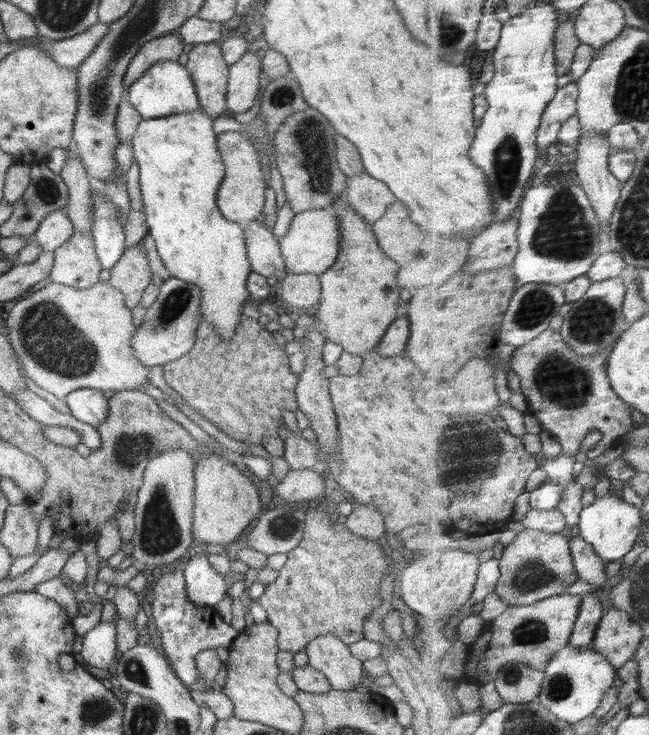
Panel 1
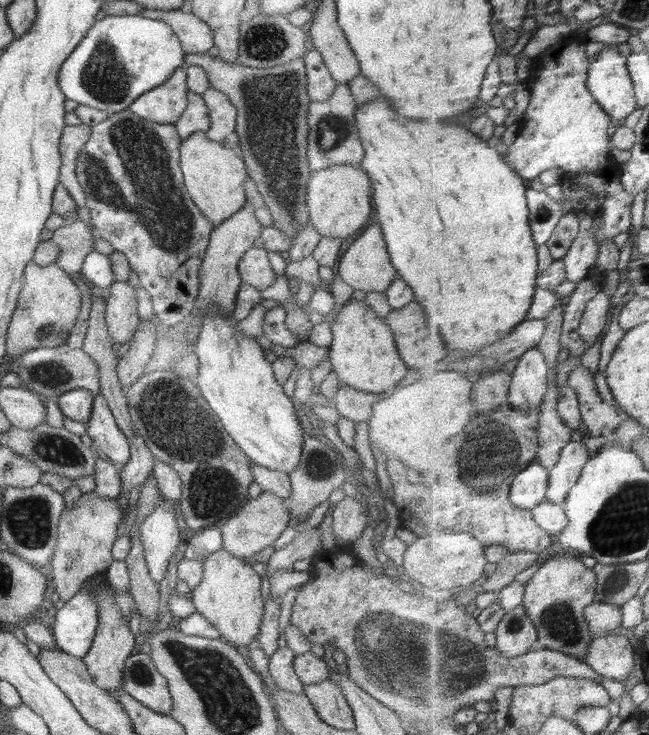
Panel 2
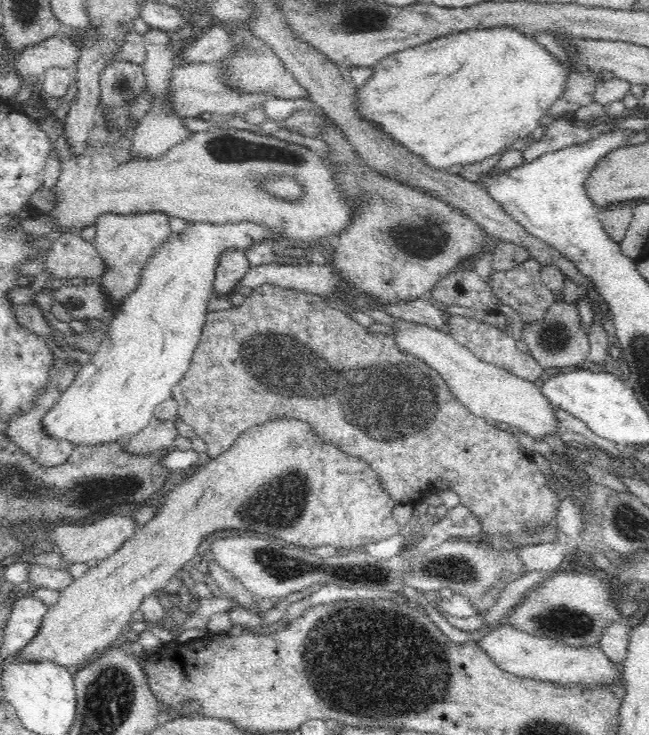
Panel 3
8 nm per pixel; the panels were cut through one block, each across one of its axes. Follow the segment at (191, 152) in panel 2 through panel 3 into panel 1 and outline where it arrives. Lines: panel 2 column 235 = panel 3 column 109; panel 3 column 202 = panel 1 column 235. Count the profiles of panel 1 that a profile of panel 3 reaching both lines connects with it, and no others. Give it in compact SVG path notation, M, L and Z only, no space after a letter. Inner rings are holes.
M240 131L217 135L218 150L223 160L225 175L217 192L217 205L224 218L246 224L259 218L264 206L264 190L268 186L262 175L257 150Z

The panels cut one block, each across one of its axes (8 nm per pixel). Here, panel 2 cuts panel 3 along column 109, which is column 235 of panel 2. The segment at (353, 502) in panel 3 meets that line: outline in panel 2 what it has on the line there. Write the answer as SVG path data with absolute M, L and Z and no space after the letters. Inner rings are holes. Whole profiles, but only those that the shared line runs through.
M223 548L204 558L203 569L202 580L191 591L196 612L215 626L226 643L235 648L255 646L265 610L261 576L244 559L232 556Z

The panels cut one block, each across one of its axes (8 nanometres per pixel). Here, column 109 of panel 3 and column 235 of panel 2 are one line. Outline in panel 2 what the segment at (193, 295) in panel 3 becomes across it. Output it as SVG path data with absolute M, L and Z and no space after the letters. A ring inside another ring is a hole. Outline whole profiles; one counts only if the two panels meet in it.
M212 306L200 325L202 330L192 349L199 360L196 381L202 396L251 462L287 475L294 472L302 460L306 434L300 426L298 405L276 381L271 362L264 358L264 350L255 338L236 330L233 318L224 319Z

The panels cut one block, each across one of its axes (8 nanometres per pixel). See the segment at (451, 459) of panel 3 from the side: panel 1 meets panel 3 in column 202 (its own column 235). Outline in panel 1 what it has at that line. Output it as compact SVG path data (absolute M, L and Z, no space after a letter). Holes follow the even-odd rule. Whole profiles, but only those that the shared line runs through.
M249 317L240 320L234 336L228 340L221 339L208 320L202 319L196 331L194 346L184 356L163 366L164 381L205 420L238 442L260 446L265 436L278 435L278 427L284 422L282 412L299 408L296 398L298 377L290 371L284 346L277 345L276 337L256 319Z

